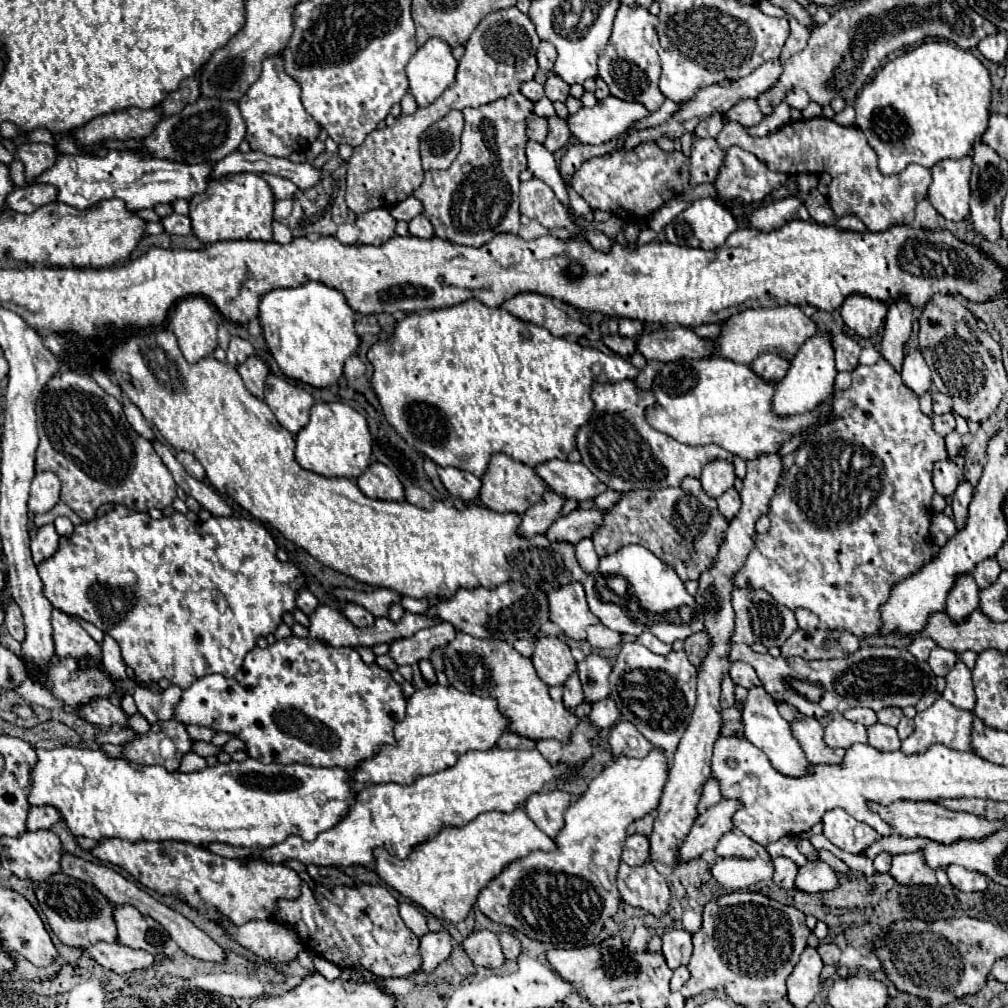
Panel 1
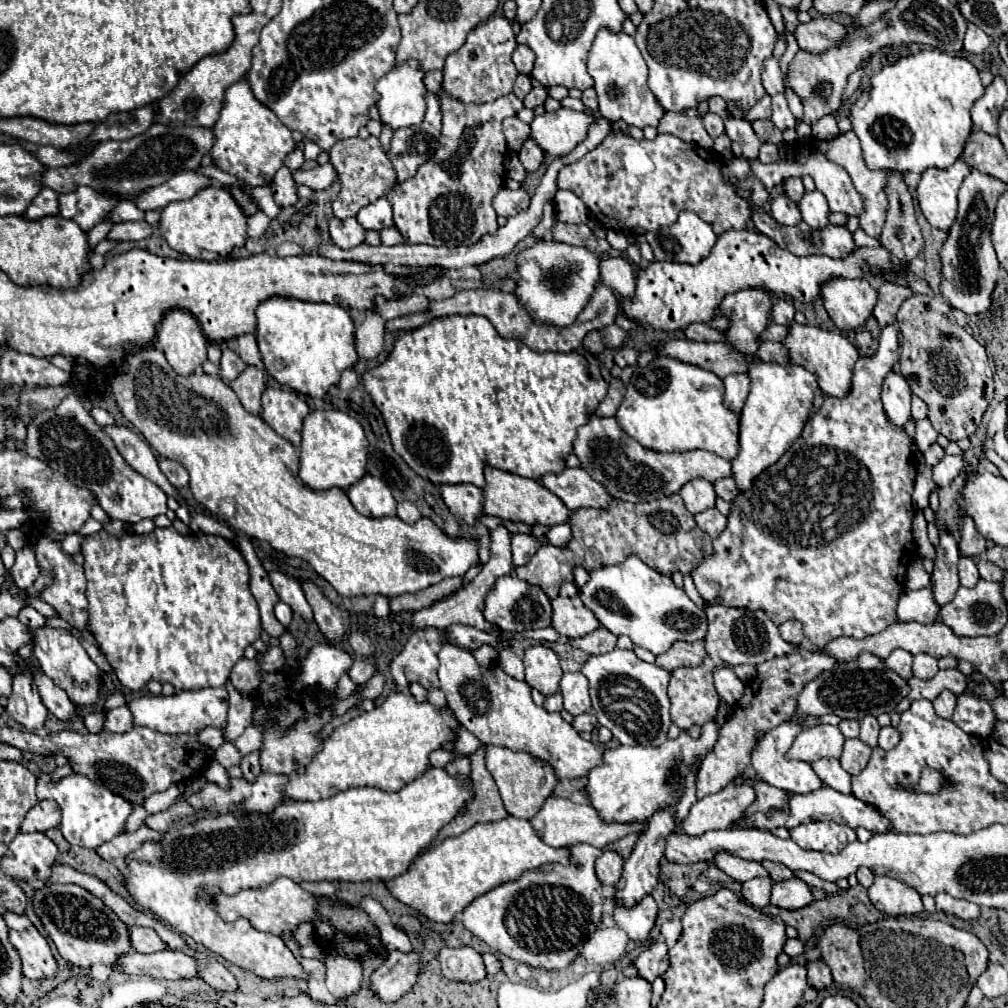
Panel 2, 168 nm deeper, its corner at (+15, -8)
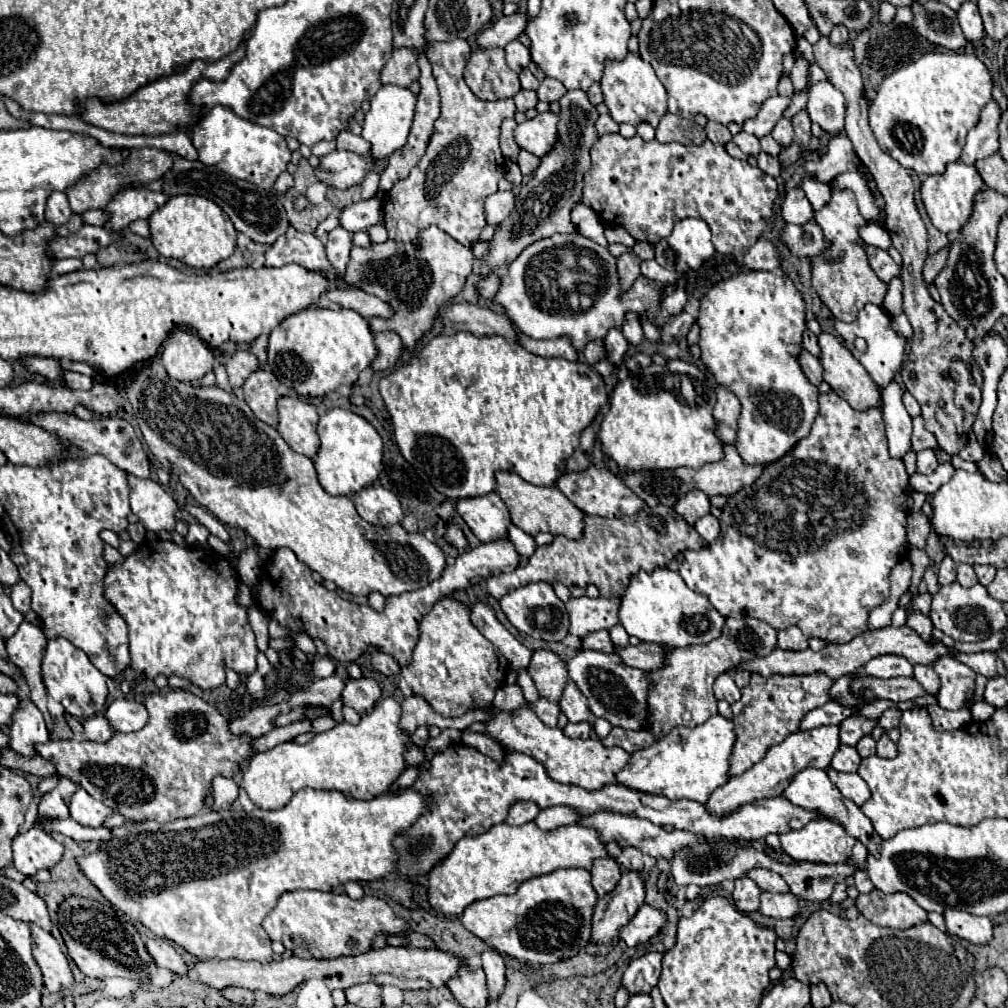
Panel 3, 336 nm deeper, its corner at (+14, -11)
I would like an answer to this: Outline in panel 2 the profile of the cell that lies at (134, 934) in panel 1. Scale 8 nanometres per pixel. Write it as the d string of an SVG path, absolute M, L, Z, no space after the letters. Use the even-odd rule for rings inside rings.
M130 926L130 928L128 928L128 934L130 934L132 950L136 950L136 952L152 954L152 952L160 952L160 950L166 948L166 944L160 940L160 936L158 936L152 928Z

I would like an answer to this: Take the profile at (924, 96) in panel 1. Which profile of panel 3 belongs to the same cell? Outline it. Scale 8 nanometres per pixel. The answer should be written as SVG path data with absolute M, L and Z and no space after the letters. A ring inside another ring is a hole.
M965 52L925 53L919 61L913 61L883 79L875 99L869 105L869 123L881 149L897 159L905 169L919 175L935 175L945 171L947 163L959 159L969 129L977 125L981 109L991 101L991 89L991 73L979 57Z

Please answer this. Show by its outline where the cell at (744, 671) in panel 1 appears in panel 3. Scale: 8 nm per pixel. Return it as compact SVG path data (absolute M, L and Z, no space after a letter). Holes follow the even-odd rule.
M721 673L715 679L715 697L723 699L727 703L735 703L735 701L741 699L741 691L739 691L739 687L735 685L735 681L729 673Z

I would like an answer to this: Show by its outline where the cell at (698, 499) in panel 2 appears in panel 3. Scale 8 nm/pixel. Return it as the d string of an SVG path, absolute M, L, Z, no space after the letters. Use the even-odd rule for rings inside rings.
M689 491L675 505L675 513L681 515L689 525L695 525L695 521L705 517L709 513L709 509L711 509L709 497L703 491Z

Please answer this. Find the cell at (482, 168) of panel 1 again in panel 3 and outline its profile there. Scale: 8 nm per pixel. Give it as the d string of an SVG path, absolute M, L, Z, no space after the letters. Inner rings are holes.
M451 39L451 41L437 41L437 43L433 41L433 43L427 43L427 53L425 53L425 55L427 55L427 59L429 59L431 65L433 65L433 75L435 75L435 81L437 81L437 85L439 85L441 115L439 115L439 119L435 121L435 129L433 129L433 135L431 135L431 139L429 139L427 151L425 151L425 155L421 157L421 161L417 163L417 167L413 167L413 171L411 171L405 179L399 179L399 181L393 185L393 189L387 191L387 195L385 195L385 199L383 199L385 229L387 229L387 233L389 233L391 239L397 239L397 241L415 241L417 235L419 235L419 231L421 231L421 227L429 227L429 223L437 223L445 233L453 235L453 239L457 239L459 243L473 245L473 243L477 241L481 229L487 225L487 223L485 223L485 215L483 215L483 201L485 201L487 195L491 195L491 193L497 191L497 183L499 183L499 179L505 175L505 159L503 159L501 149L499 149L499 125L501 125L503 119L513 117L513 113L515 113L515 103L513 103L513 99L483 101L483 99L479 99L479 97L475 97L475 95L471 93L471 89L467 87L467 83L465 83L465 79L463 79L463 69L465 69L465 65L467 65L469 55L471 55L471 47L469 47L469 43L467 43L465 39Z

